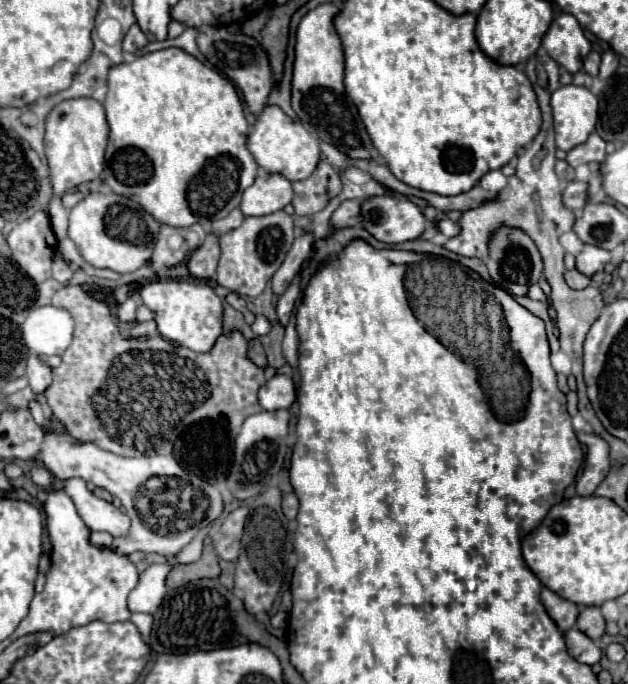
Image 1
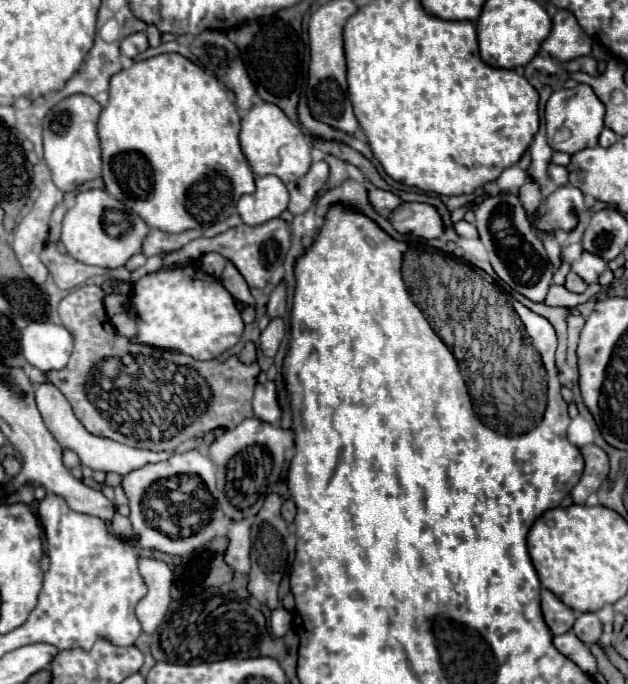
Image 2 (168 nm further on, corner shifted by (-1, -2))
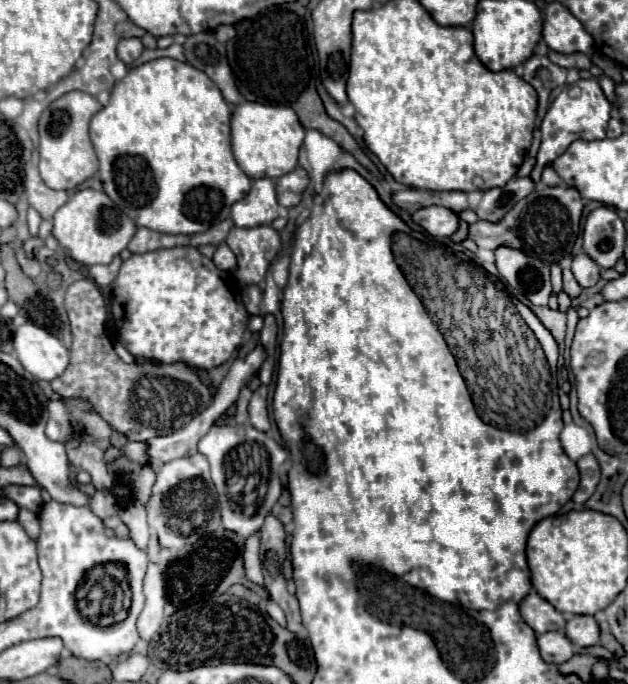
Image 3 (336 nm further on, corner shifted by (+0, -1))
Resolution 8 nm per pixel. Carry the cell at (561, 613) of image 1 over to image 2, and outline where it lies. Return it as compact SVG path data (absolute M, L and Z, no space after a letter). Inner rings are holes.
M547 589L541 591L541 609L543 609L545 623L549 625L549 629L551 629L553 635L563 635L563 633L567 633L567 631L573 629L575 611L569 609L563 601L559 601Z

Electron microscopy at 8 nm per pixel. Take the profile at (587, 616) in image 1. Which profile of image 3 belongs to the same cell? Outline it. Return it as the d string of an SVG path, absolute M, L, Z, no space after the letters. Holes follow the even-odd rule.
M594 616L568 618L564 632L566 632L568 640L572 640L572 644L576 644L580 648L598 644L598 636L600 636L600 628L598 628L598 622L594 620Z

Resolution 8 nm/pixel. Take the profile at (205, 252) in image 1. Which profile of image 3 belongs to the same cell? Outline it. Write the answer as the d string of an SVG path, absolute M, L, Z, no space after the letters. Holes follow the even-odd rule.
M218 244L214 252L214 264L224 272L236 272L236 256L226 244Z

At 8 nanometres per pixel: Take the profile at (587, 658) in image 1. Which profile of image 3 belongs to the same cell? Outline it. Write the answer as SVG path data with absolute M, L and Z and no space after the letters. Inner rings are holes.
M546 632L536 638L542 660L548 664L562 664L574 656L574 644L564 636L564 632Z

